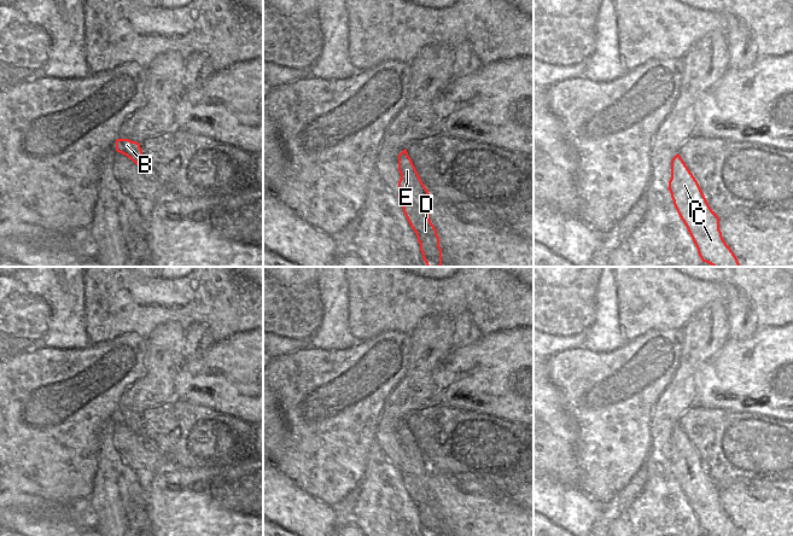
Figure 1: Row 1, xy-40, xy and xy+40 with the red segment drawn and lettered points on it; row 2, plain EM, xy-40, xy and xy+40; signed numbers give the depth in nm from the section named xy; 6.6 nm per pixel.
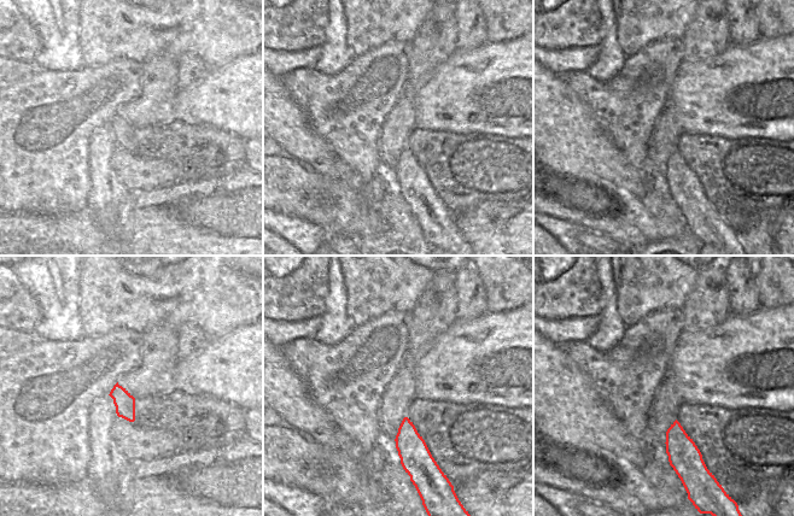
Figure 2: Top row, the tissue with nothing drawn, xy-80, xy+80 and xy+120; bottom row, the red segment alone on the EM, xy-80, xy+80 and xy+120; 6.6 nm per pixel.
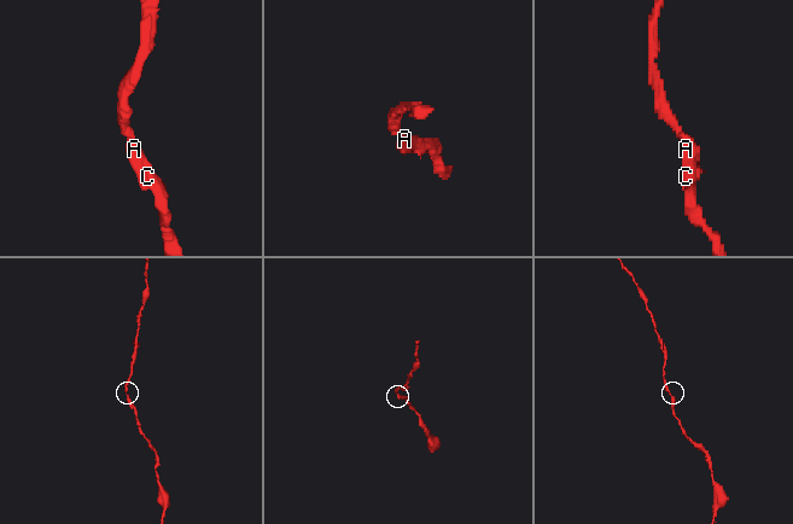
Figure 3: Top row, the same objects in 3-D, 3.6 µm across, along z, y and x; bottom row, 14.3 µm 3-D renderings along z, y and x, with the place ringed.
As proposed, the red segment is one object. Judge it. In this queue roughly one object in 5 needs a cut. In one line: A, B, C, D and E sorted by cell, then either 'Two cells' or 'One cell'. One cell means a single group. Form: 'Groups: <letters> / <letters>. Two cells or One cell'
Groups: A B C D E. One cell

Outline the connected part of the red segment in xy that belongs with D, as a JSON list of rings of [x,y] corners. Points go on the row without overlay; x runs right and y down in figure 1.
[[[407,420],[398,425],[398,468],[403,483],[418,507],[426,536],[442,536],[442,519],[437,500],[430,490],[432,468],[422,454]]]

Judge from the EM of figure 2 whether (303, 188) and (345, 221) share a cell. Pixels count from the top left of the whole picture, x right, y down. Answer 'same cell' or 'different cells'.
same cell

